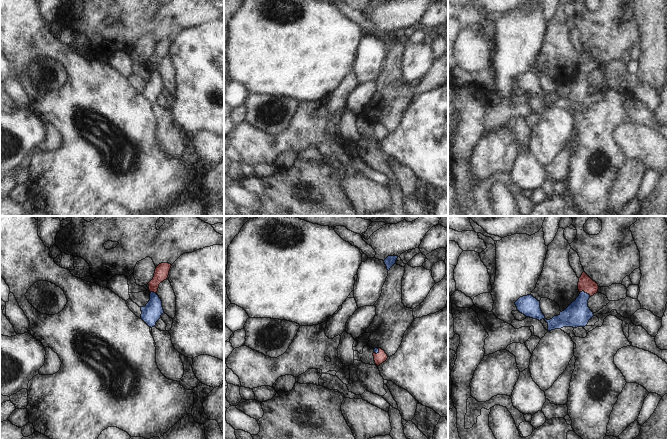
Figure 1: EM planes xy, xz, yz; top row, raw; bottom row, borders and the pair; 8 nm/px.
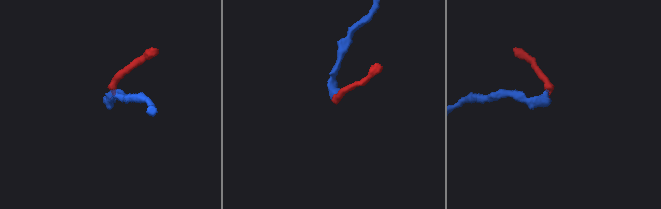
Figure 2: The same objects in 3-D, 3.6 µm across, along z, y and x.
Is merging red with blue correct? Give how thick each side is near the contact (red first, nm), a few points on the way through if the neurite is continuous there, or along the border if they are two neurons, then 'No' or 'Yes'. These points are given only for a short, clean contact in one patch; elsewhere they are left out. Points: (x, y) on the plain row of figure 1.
Thickness 120 nm (red) against 200 nm. Path across: yz (586, 60), (585, 68), (577, 90). Yes.

